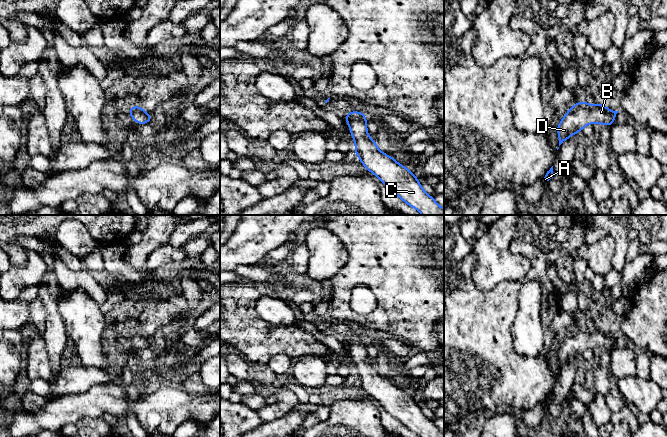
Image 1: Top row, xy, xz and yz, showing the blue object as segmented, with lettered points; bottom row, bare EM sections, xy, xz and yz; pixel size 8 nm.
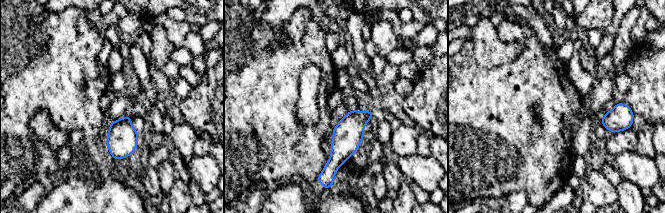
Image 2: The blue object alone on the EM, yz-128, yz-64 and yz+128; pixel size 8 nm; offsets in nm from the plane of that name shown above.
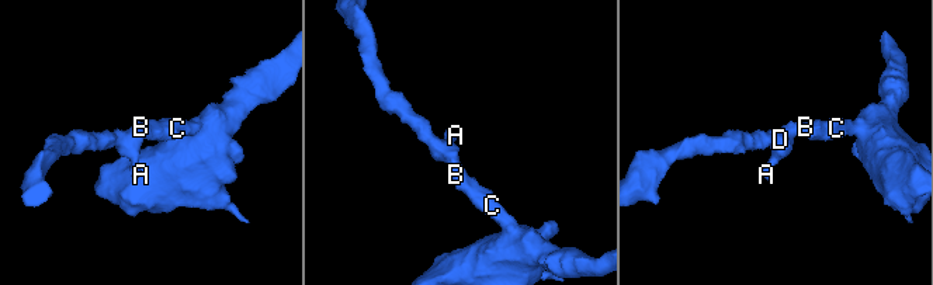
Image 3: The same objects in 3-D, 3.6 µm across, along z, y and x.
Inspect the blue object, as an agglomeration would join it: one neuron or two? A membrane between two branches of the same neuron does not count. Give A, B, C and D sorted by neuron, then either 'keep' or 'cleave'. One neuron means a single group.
A B C D | keep

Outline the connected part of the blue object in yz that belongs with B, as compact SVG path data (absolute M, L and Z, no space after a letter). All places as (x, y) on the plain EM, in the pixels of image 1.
M584 325L577 326L564 339L557 350L559 370L571 359L577 358L588 348L599 347L612 350L618 336L609 334L605 328L591 329Z

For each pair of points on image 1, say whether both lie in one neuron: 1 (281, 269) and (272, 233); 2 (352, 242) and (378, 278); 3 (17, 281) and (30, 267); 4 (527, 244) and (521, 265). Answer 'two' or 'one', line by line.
1: two
2: one
3: one
4: two

